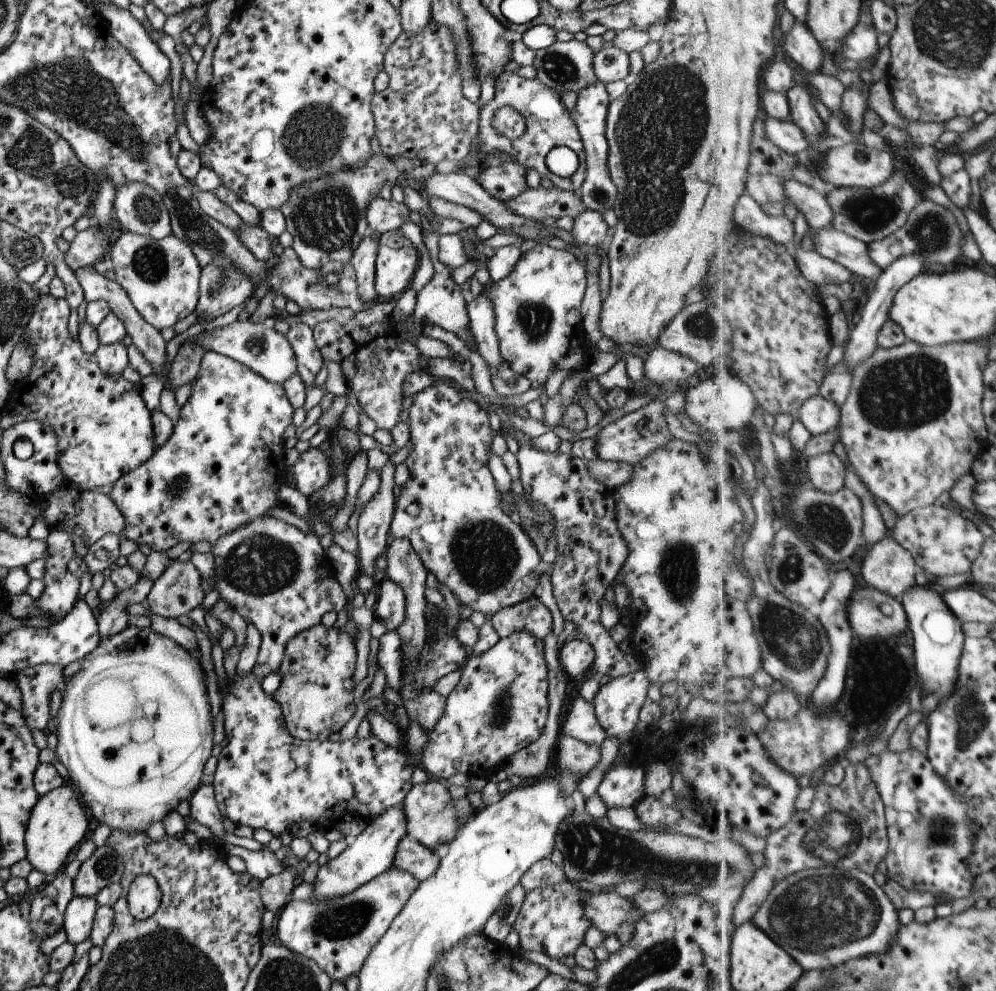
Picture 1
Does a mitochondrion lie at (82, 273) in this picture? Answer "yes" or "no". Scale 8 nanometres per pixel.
no

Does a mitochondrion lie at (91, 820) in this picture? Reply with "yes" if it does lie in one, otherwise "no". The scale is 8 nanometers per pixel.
no

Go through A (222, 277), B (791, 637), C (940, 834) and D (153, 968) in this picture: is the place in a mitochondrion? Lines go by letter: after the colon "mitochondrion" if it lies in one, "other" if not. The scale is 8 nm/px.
A: mitochondrion
B: mitochondrion
C: mitochondrion
D: mitochondrion

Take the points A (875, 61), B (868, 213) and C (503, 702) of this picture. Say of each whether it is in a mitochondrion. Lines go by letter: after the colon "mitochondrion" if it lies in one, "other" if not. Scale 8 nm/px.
A: other
B: mitochondrion
C: mitochondrion

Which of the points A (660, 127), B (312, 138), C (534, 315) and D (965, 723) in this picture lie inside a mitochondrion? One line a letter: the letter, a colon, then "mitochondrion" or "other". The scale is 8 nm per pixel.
A: mitochondrion
B: mitochondrion
C: mitochondrion
D: mitochondrion

